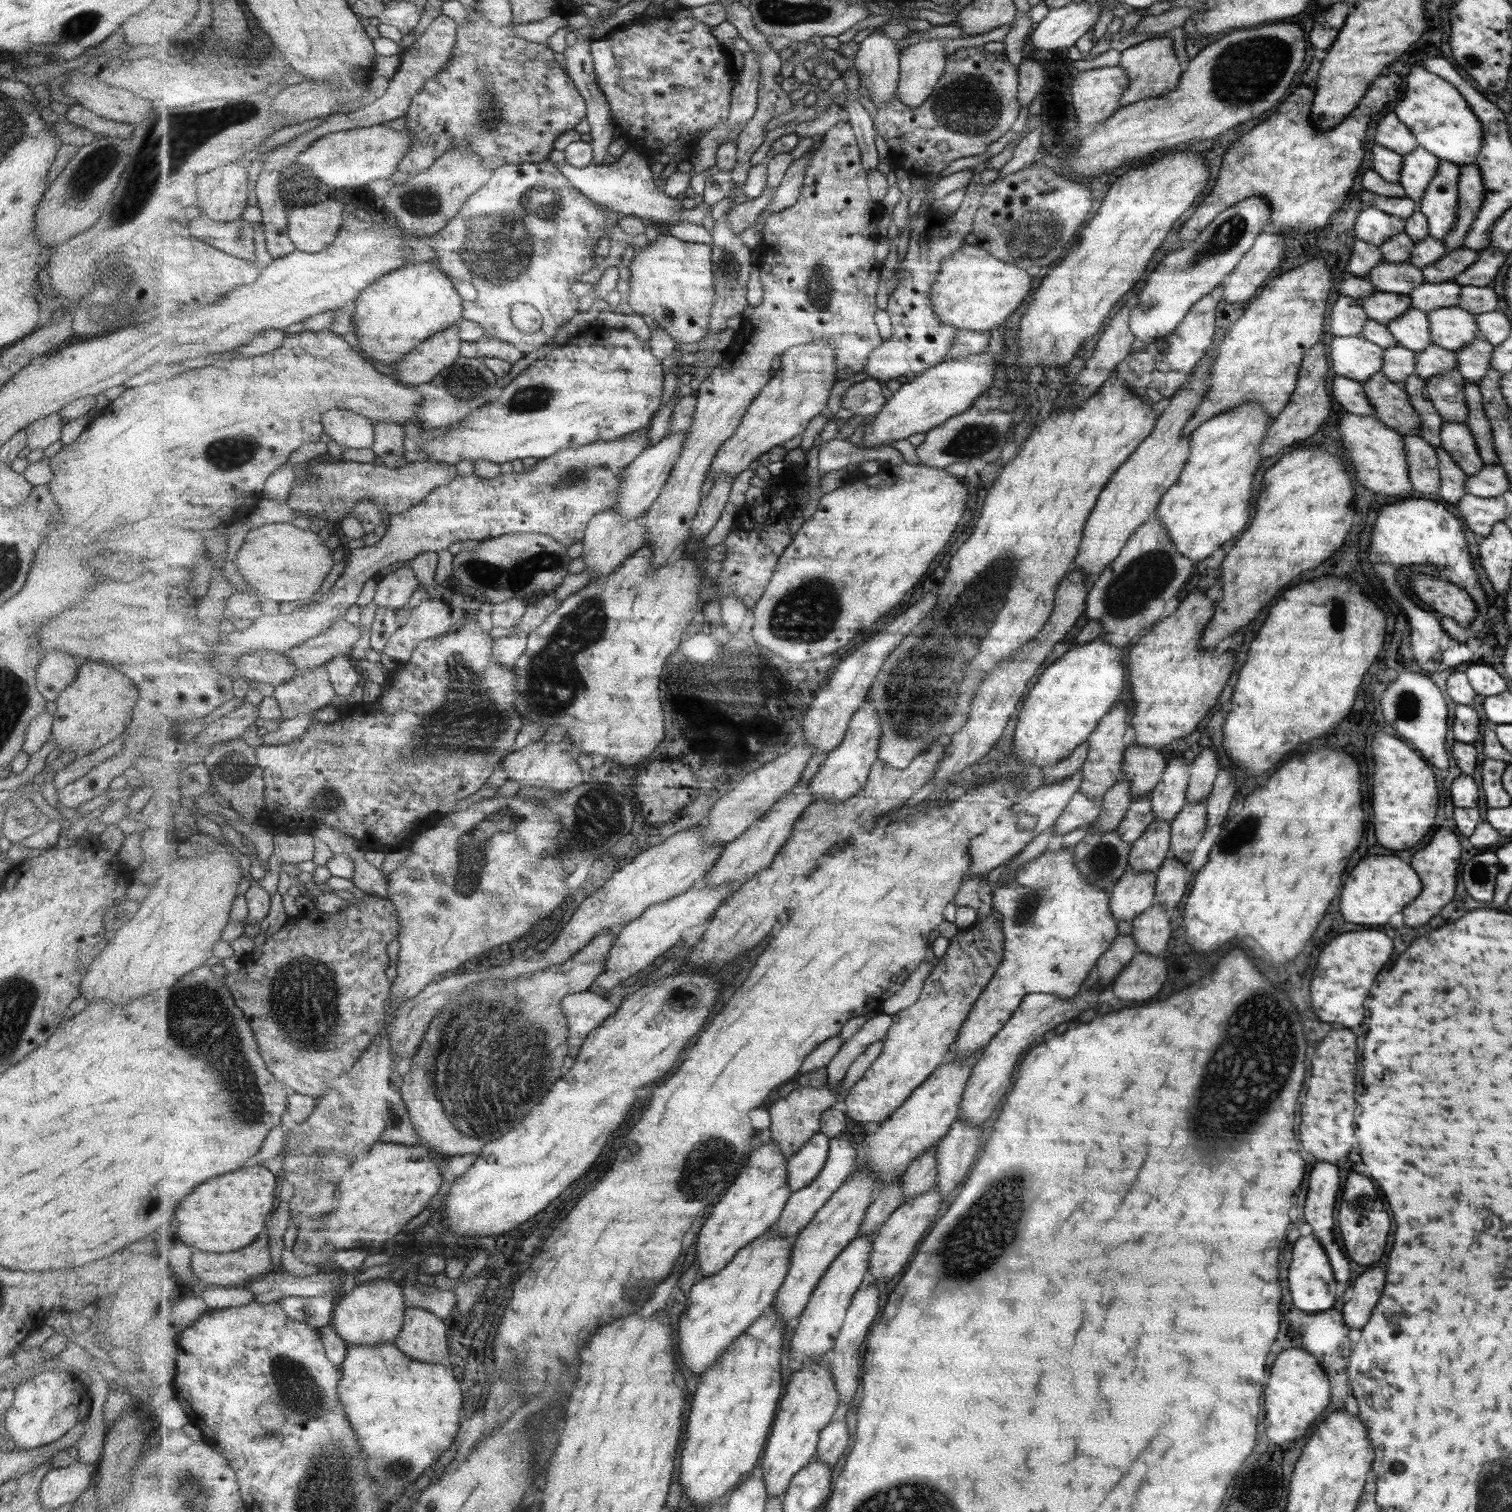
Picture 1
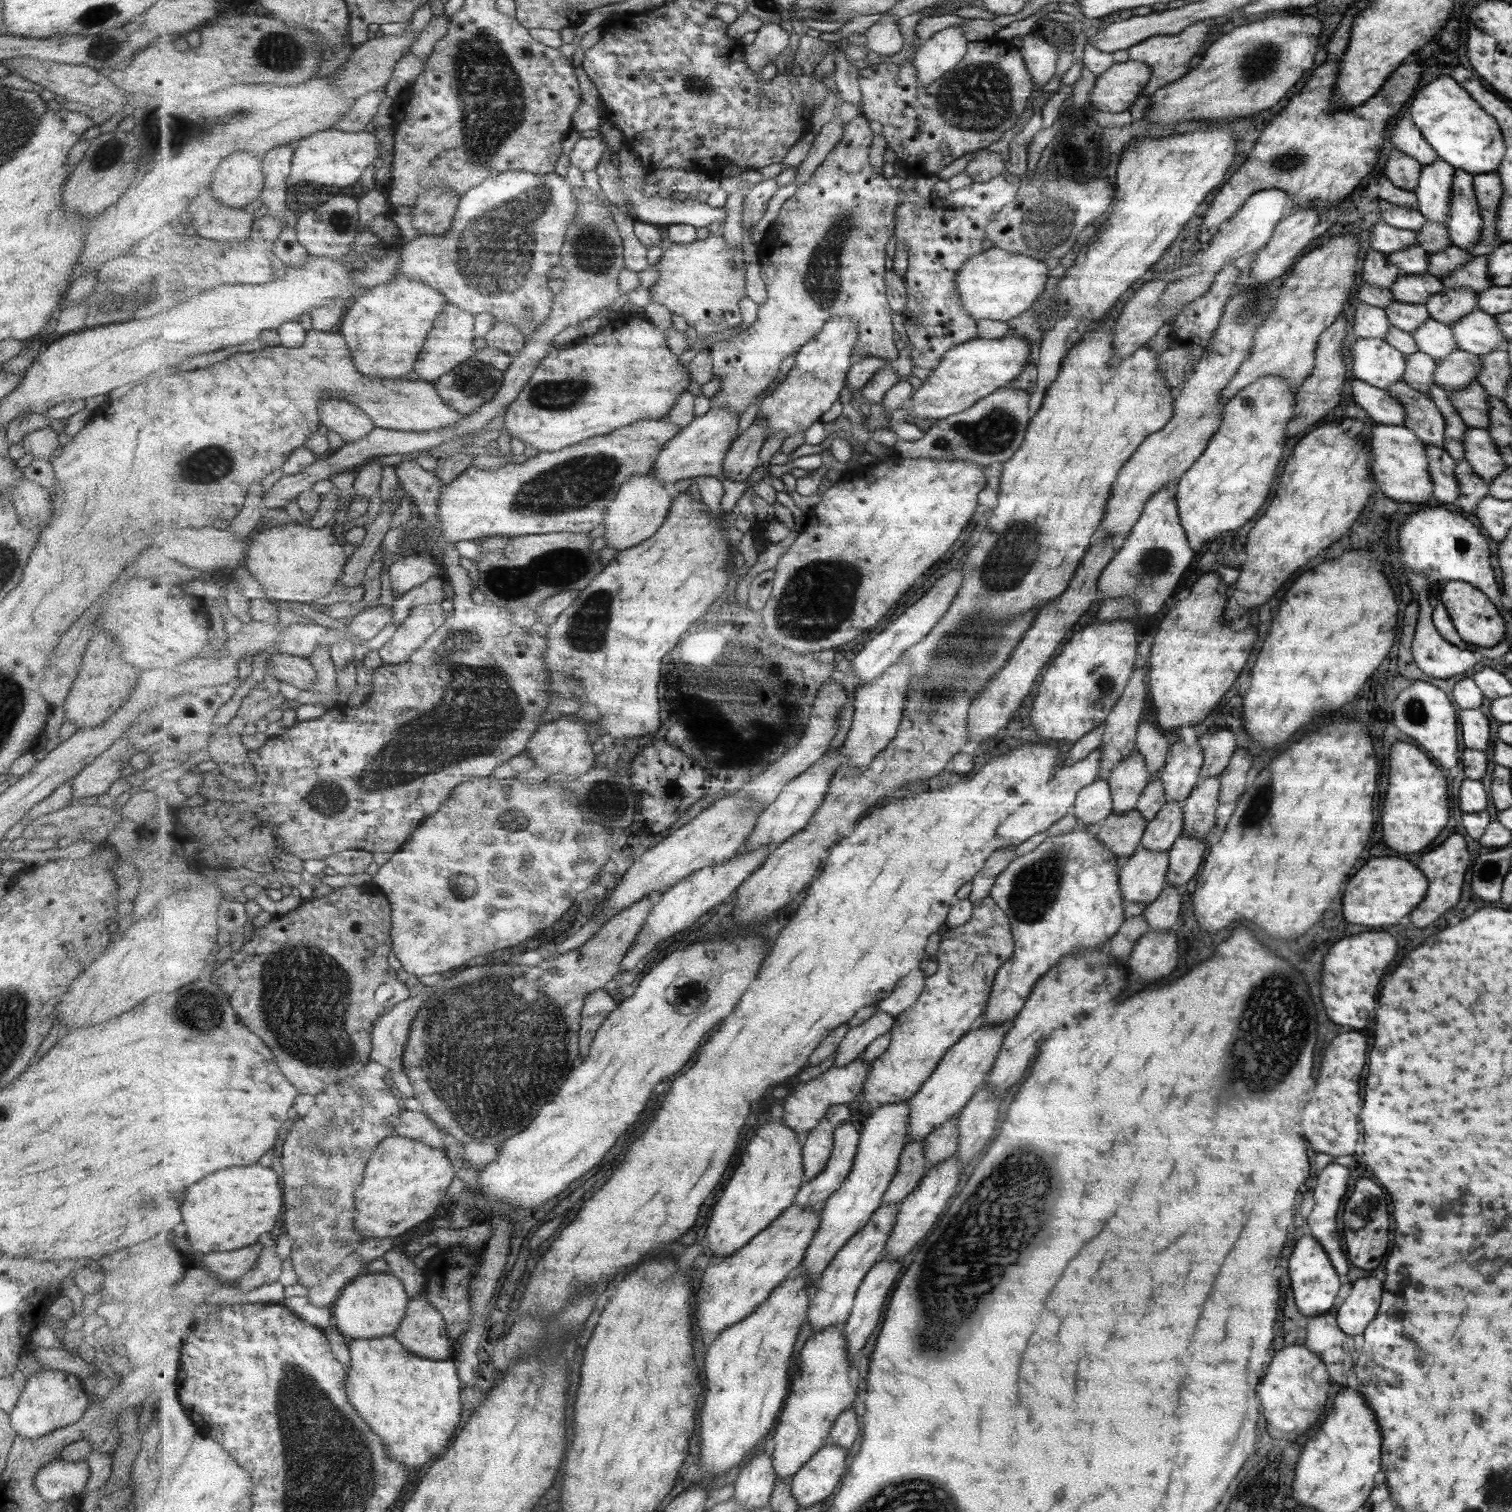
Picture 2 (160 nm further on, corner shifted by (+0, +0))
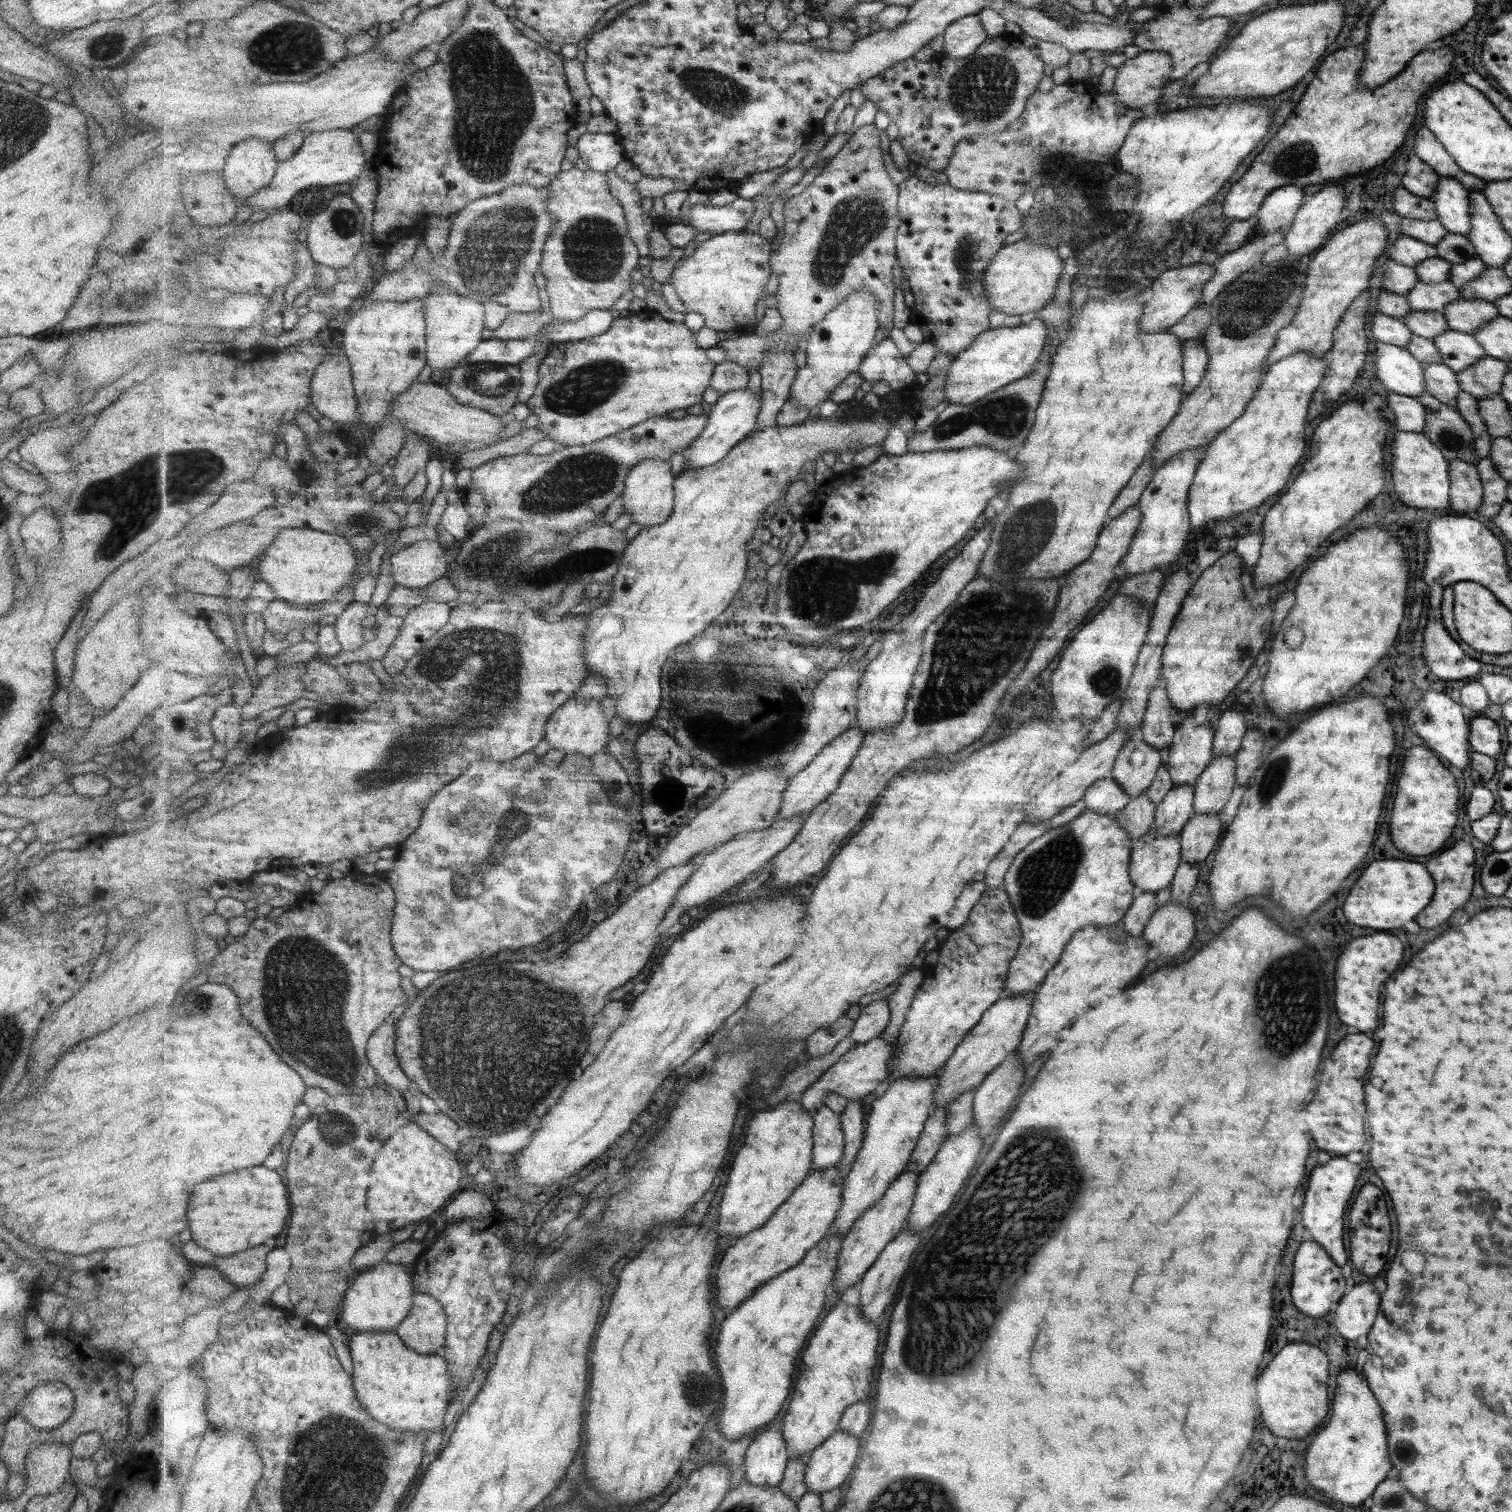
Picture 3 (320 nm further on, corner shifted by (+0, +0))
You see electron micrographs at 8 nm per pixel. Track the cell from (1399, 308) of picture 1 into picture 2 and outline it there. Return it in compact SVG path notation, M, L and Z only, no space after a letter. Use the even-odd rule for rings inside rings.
M1395 300L1384 311L1390 326L1407 333L1419 328L1429 319L1430 315L1424 304L1411 304Z

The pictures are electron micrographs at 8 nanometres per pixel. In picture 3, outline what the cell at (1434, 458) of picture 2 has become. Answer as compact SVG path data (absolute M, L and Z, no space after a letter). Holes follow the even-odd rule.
M1447 460L1450 476L1451 509L1455 512L1468 513L1477 511L1482 503L1483 480L1477 466L1462 460Z

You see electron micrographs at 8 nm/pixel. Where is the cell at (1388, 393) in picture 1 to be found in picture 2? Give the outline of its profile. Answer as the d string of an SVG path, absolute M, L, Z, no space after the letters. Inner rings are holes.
M1403 381L1394 382L1387 392L1406 410L1403 426L1414 431L1424 444L1443 449L1445 421L1427 394L1407 386Z

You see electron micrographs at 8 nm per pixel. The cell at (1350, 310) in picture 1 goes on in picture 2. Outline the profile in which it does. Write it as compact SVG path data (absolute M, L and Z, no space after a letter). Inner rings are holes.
M1357 303L1351 326L1353 334L1357 338L1385 338L1390 327L1385 315L1382 308Z

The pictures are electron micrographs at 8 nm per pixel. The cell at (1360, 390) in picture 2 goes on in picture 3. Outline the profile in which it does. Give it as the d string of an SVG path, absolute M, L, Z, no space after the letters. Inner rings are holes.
M1387 391L1386 406L1393 412L1397 431L1421 433L1426 424L1426 410L1423 403L1411 398Z

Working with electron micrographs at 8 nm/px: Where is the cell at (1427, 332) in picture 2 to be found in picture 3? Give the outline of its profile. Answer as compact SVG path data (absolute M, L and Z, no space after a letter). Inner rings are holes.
M1450 328L1432 341L1440 352L1442 363L1455 372L1467 370L1476 363L1476 360L1486 356L1486 350L1473 335Z

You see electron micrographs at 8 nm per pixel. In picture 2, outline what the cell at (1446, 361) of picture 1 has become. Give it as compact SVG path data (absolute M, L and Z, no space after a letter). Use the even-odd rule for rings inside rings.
M1457 348L1436 362L1434 382L1448 392L1463 390L1472 382L1476 382L1480 370L1482 370L1480 355Z

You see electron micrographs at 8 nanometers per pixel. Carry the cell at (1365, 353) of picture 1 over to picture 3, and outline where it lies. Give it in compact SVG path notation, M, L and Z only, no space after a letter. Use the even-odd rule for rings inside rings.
M1377 342L1375 374L1388 392L1408 397L1426 392L1423 364L1404 347Z

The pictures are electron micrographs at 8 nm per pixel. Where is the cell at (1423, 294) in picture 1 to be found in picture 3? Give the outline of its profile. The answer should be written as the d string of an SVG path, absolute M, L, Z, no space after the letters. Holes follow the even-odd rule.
M1463 299L1450 302L1441 312L1451 330L1474 334L1487 321L1499 317L1498 308L1490 302L1481 299Z

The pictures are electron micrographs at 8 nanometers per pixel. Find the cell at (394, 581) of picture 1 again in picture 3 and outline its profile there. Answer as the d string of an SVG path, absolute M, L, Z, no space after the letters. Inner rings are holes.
M429 540L416 541L412 546L394 554L391 560L396 583L413 589L425 589L433 582L446 578L451 567L451 563L447 562L446 550L438 542Z

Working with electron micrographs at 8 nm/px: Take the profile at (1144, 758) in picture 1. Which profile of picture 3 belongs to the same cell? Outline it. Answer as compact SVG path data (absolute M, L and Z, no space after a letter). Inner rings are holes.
M1160 678L1155 690L1150 692L1150 700L1147 701L1143 713L1143 722L1139 726L1143 742L1157 750L1168 747L1172 743L1171 736L1174 736L1175 726L1169 710L1171 710L1171 702L1166 690L1166 682Z

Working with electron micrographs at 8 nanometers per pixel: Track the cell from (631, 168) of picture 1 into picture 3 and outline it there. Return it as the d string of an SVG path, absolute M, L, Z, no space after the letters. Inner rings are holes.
M739 197L735 202L725 206L711 204L691 205L690 217L680 218L685 224L691 225L697 231L714 235L727 232L746 232L747 224L758 210L757 203L752 199Z

